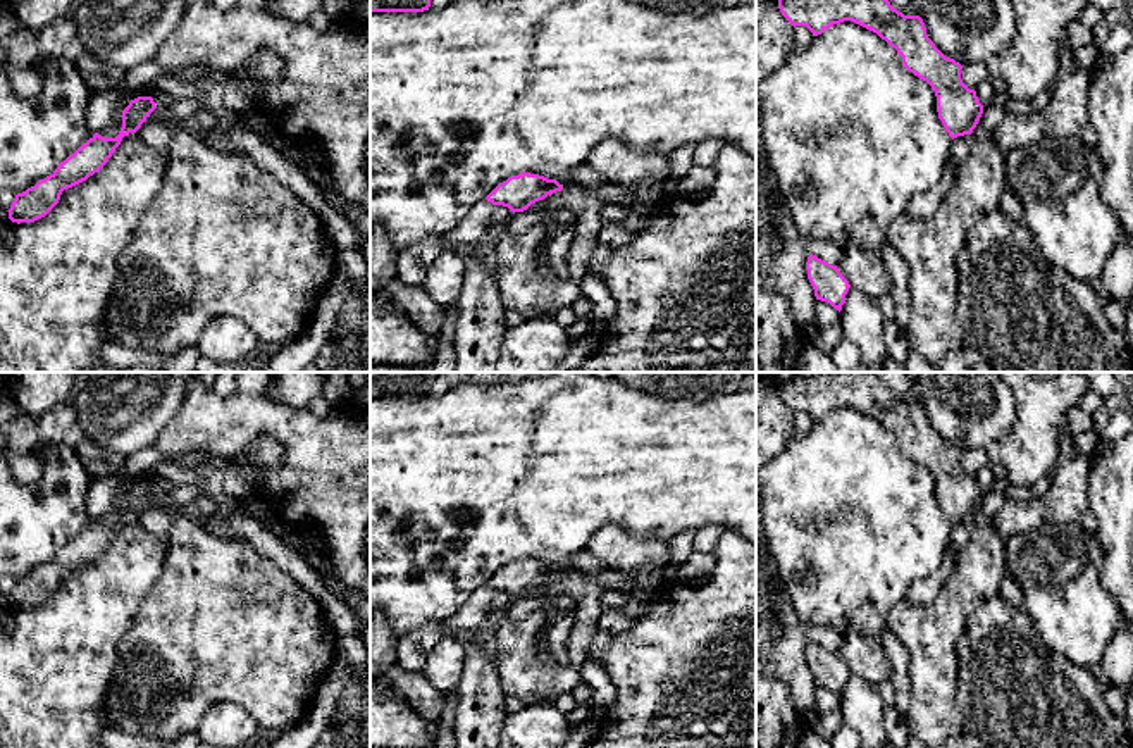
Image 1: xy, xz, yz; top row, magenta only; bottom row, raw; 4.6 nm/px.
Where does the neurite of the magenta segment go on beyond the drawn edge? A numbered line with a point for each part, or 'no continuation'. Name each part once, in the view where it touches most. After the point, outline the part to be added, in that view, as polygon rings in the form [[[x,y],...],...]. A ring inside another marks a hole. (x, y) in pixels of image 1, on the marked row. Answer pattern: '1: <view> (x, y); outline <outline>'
no continuation

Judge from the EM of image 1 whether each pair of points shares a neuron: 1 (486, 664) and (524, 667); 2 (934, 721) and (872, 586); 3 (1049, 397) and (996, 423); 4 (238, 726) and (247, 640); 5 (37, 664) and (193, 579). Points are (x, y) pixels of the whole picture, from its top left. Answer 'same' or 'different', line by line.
1: different
2: different
3: different
4: different
5: different

